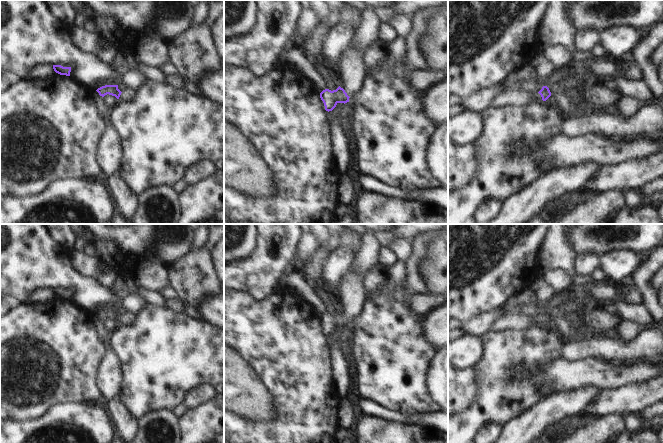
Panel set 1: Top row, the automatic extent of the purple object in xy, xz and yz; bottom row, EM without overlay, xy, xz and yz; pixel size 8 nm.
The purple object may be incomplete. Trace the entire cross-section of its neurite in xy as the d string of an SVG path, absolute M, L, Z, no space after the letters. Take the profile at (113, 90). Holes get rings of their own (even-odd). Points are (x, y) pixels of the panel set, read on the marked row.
M105 85L96 90L100 96L104 97L109 94L115 96L117 99L120 99L124 102L132 101L136 95L137 91L126 88L123 92L118 89L118 85Z

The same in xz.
M349 47L344 55L340 86L336 90L325 89L320 93L326 111L332 111L338 103L349 102L350 97L355 97L365 84L366 66L363 55Z

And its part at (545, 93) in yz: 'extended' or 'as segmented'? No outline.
extended

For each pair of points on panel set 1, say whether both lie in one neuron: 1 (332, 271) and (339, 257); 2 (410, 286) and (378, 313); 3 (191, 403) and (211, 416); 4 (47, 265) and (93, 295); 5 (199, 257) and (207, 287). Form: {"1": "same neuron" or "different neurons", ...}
{"1": "same neuron", "2": "different neurons", "3": "different neurons", "4": "same neuron", "5": "same neuron"}

